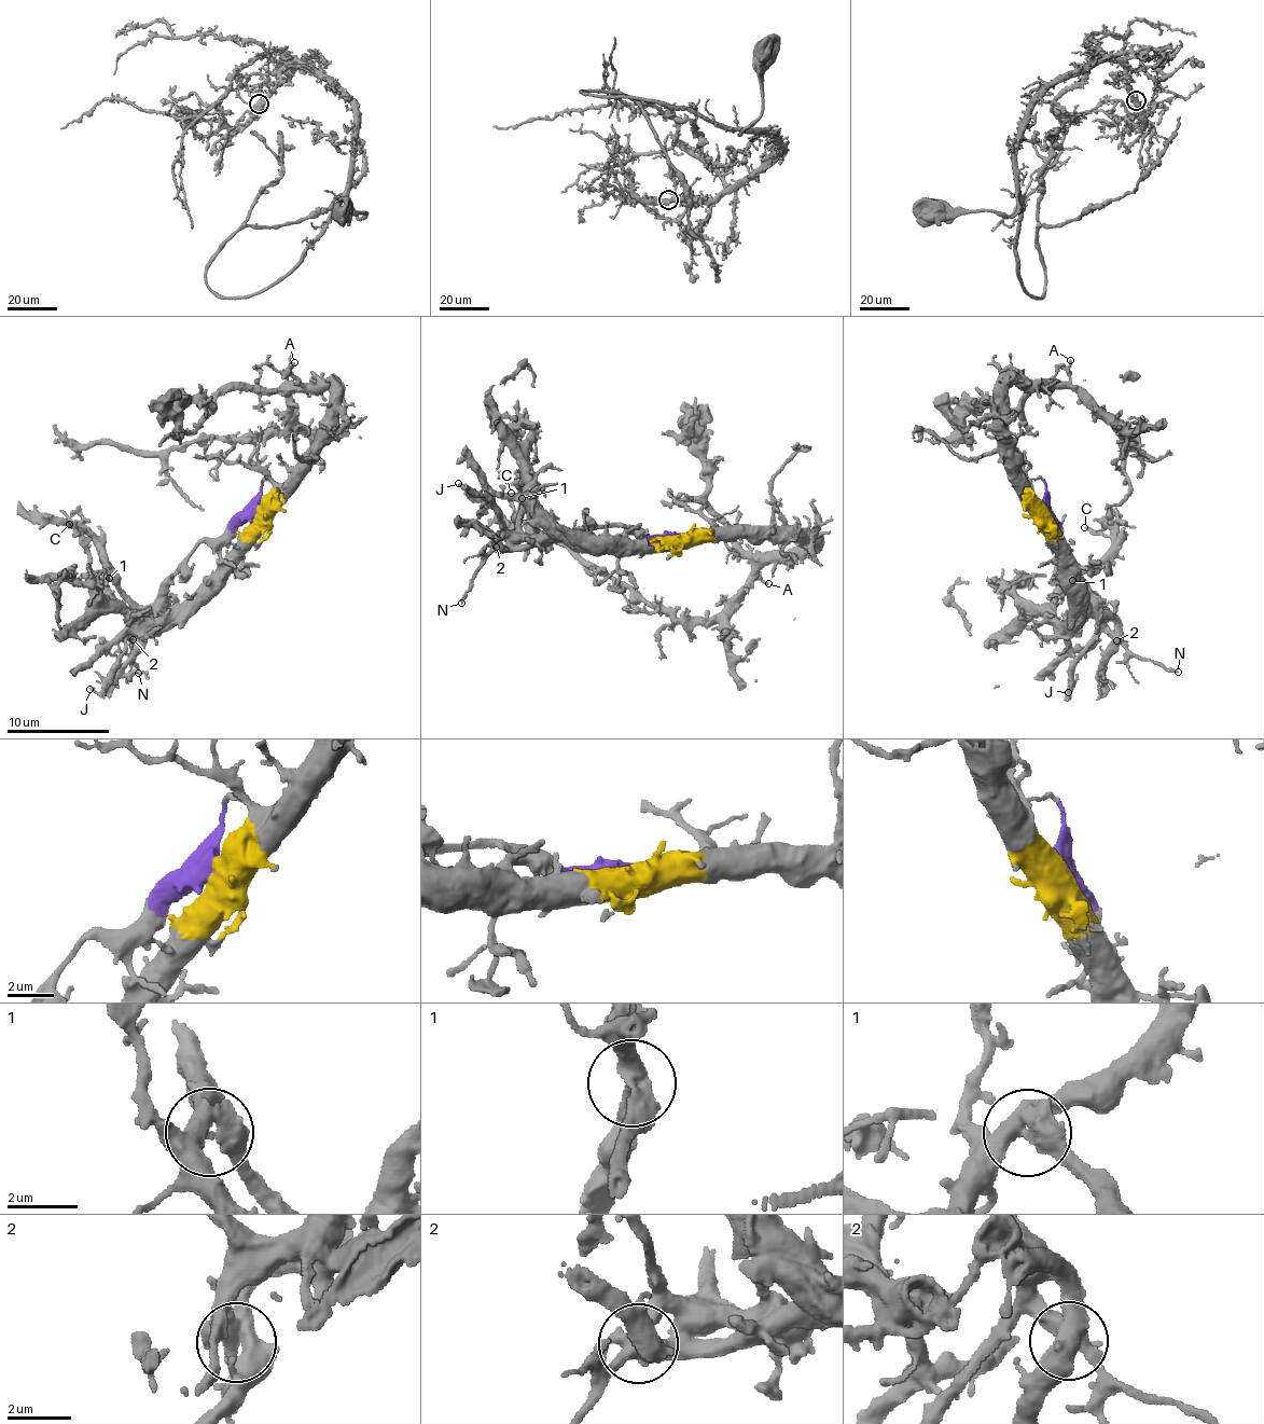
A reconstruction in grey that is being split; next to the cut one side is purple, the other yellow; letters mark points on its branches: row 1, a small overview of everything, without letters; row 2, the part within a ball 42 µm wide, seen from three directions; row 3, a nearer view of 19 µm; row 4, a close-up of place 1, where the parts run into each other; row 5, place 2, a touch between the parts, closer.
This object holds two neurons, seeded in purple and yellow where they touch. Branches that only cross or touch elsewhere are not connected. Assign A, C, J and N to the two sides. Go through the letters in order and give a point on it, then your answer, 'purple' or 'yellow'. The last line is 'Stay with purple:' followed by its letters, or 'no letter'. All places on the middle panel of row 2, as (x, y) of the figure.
A: (768, 583) | yellow
C: (511, 493) | yellow
J: (458, 483) | purple
N: (461, 603) | purple
Stay with purple: J, N

